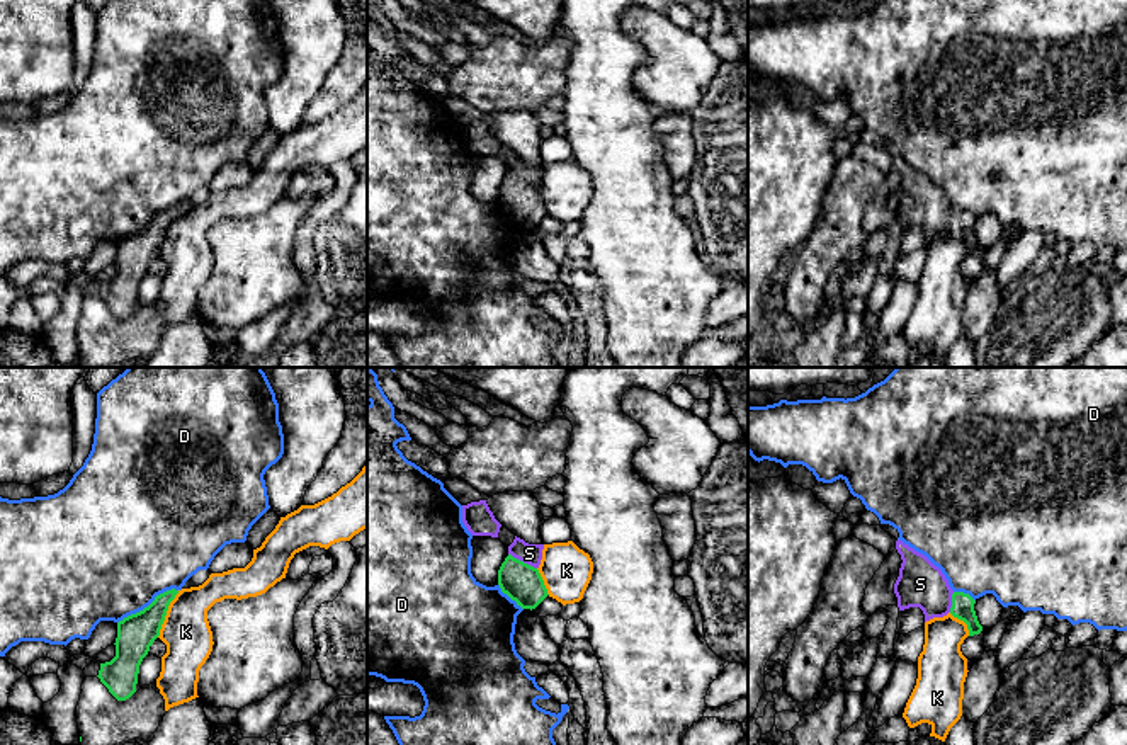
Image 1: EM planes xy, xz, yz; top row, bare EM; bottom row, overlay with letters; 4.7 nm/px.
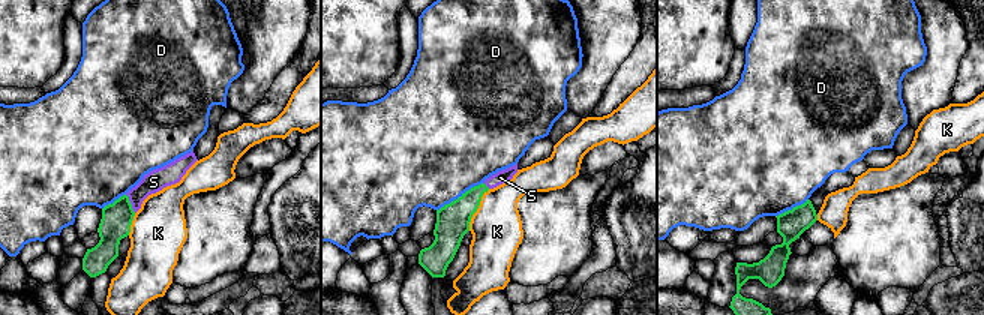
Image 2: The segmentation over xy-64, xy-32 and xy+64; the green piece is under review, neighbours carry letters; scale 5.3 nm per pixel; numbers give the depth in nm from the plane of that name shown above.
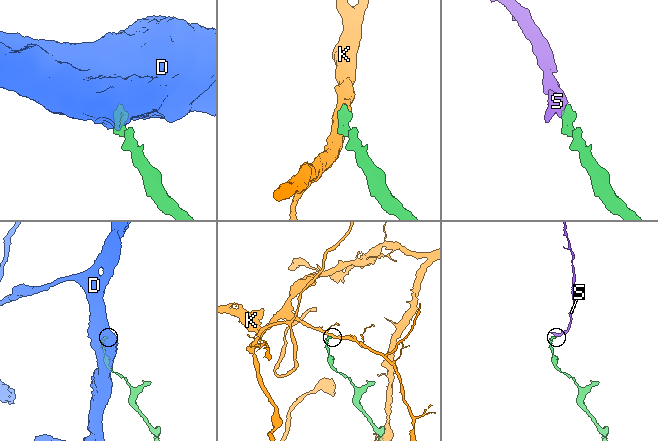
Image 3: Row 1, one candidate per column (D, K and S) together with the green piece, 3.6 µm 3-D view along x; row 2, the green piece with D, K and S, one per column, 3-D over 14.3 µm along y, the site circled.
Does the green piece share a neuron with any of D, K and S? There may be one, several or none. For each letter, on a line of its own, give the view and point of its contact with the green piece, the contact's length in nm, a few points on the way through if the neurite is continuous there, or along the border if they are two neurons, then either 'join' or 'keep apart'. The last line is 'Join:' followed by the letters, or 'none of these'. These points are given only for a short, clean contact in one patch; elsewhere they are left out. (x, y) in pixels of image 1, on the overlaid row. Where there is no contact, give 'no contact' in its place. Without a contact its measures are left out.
D: xy (148, 606) | 340 nm | along xy (177, 589), (160, 592), (147, 606), (118, 623) | keep apart
K: xy (165, 614) | 240 nm | along xy (179, 591), (169, 606), (157, 636) | keep apart
S: xz (522, 562) | 150 nm | across xz (521, 582), (522, 562), (529, 553) | join
Join: S

